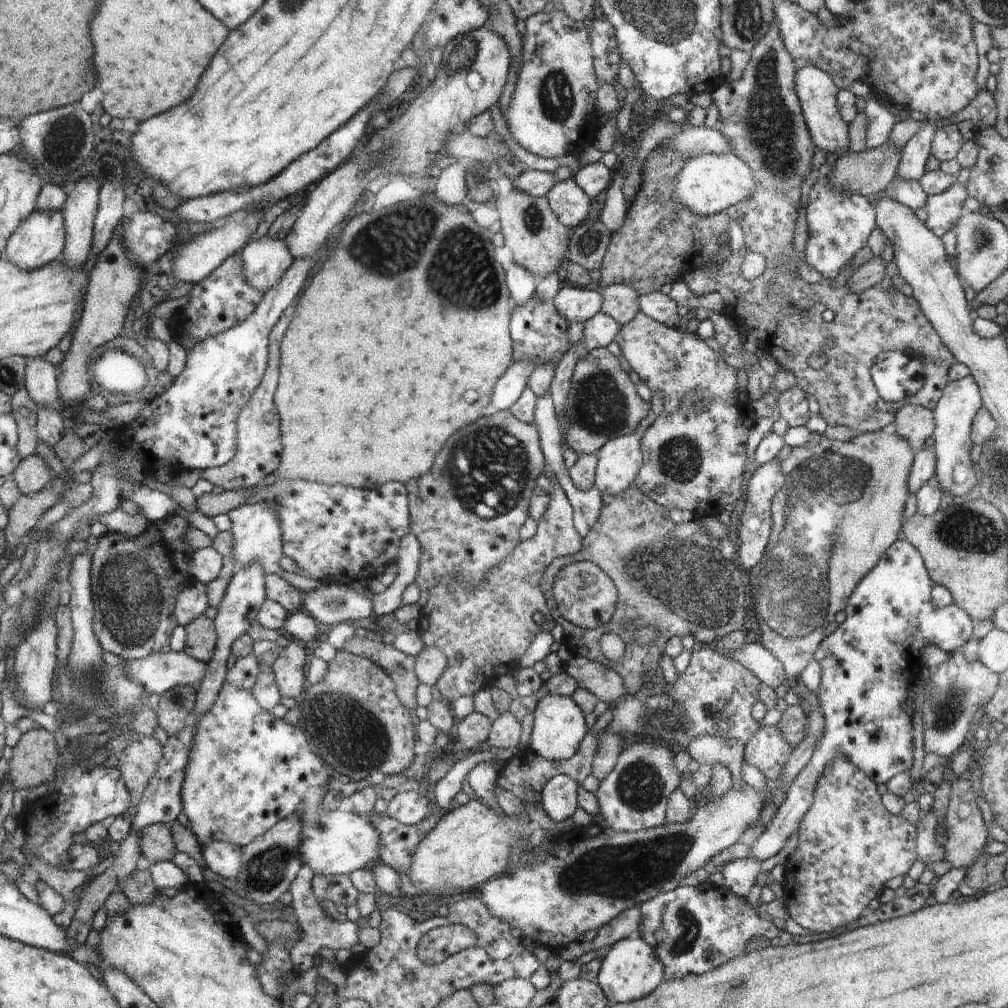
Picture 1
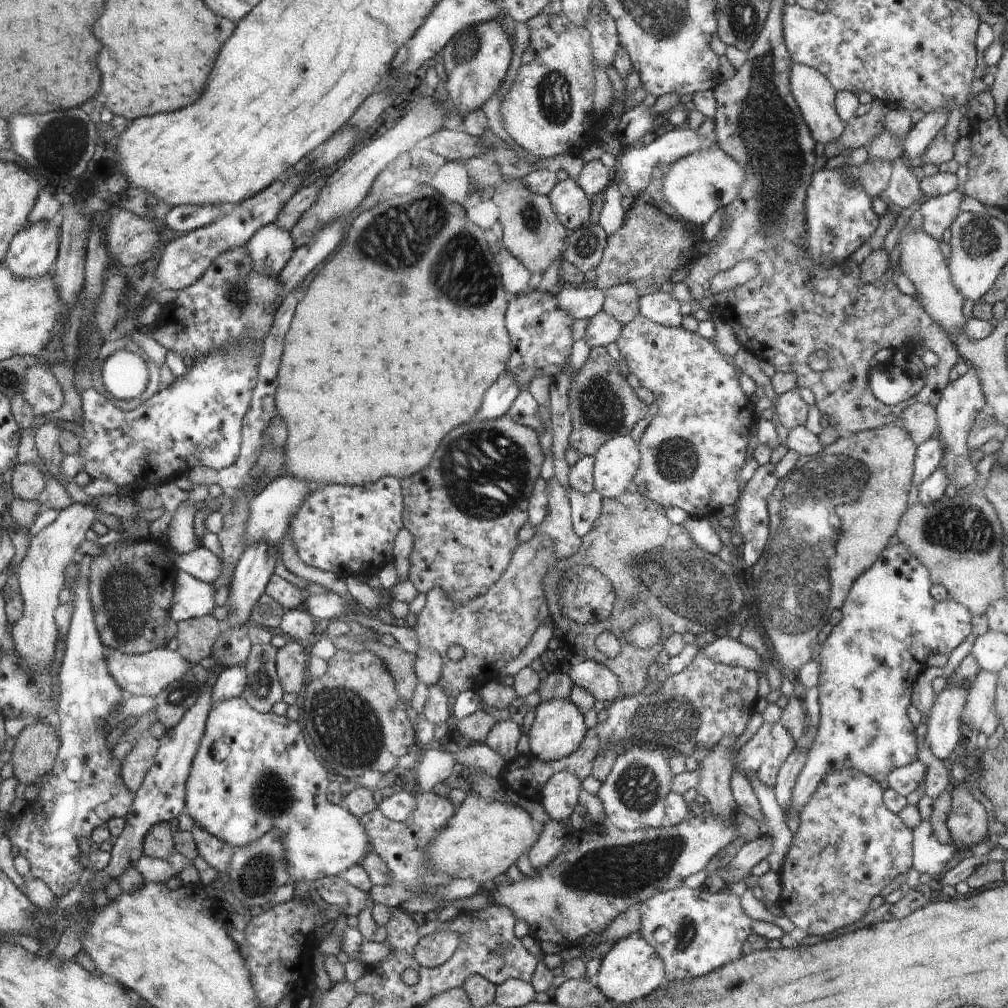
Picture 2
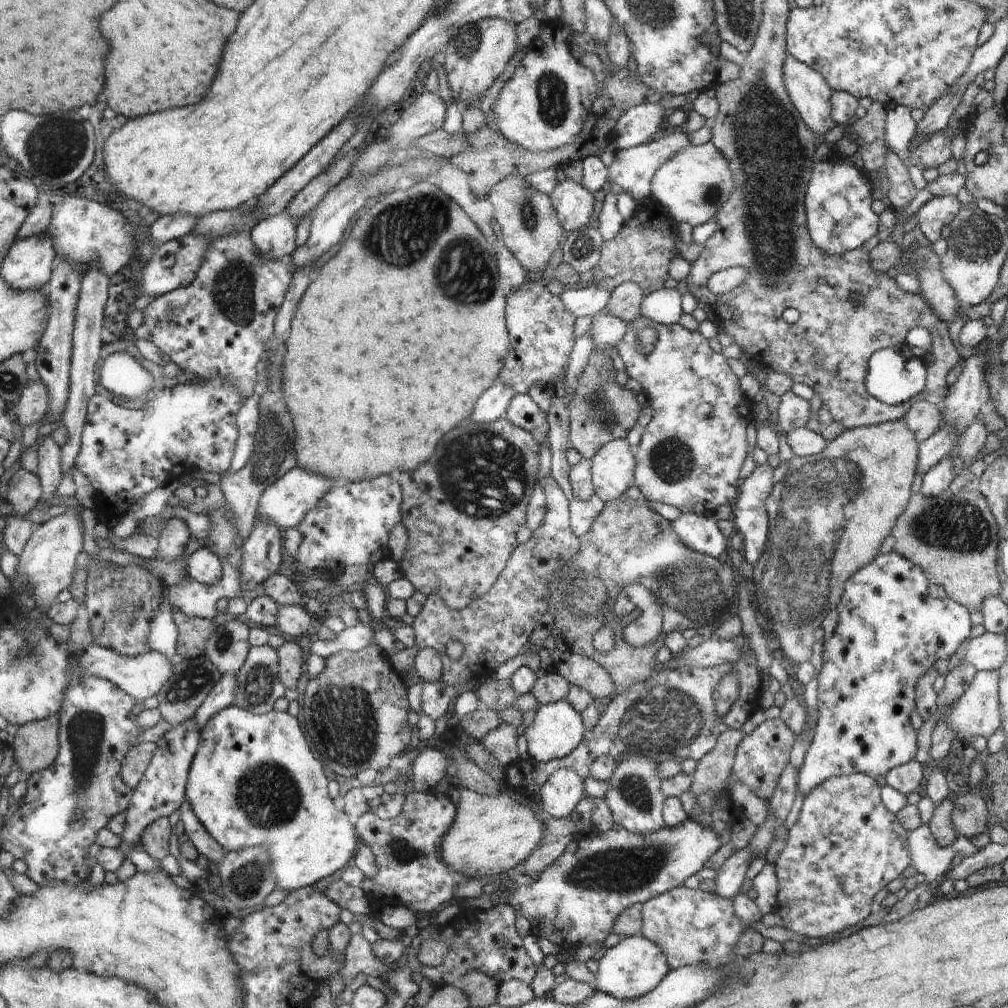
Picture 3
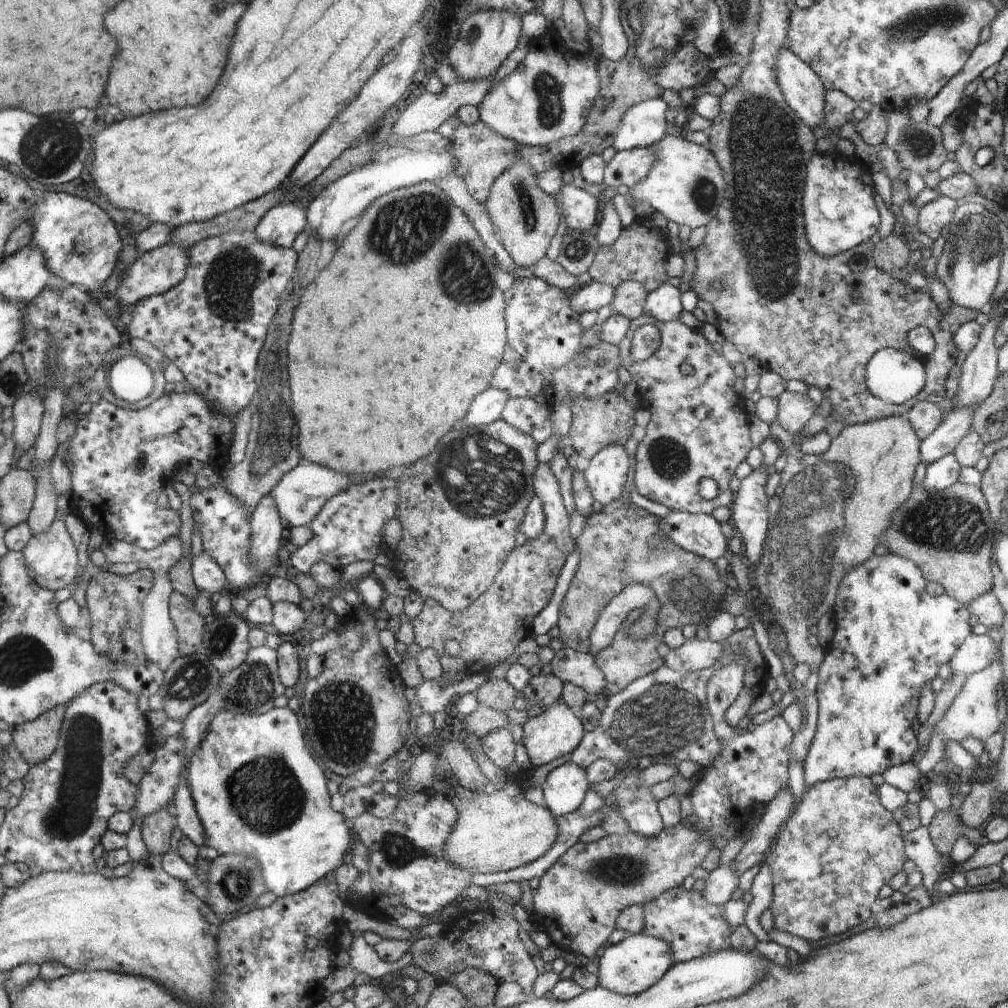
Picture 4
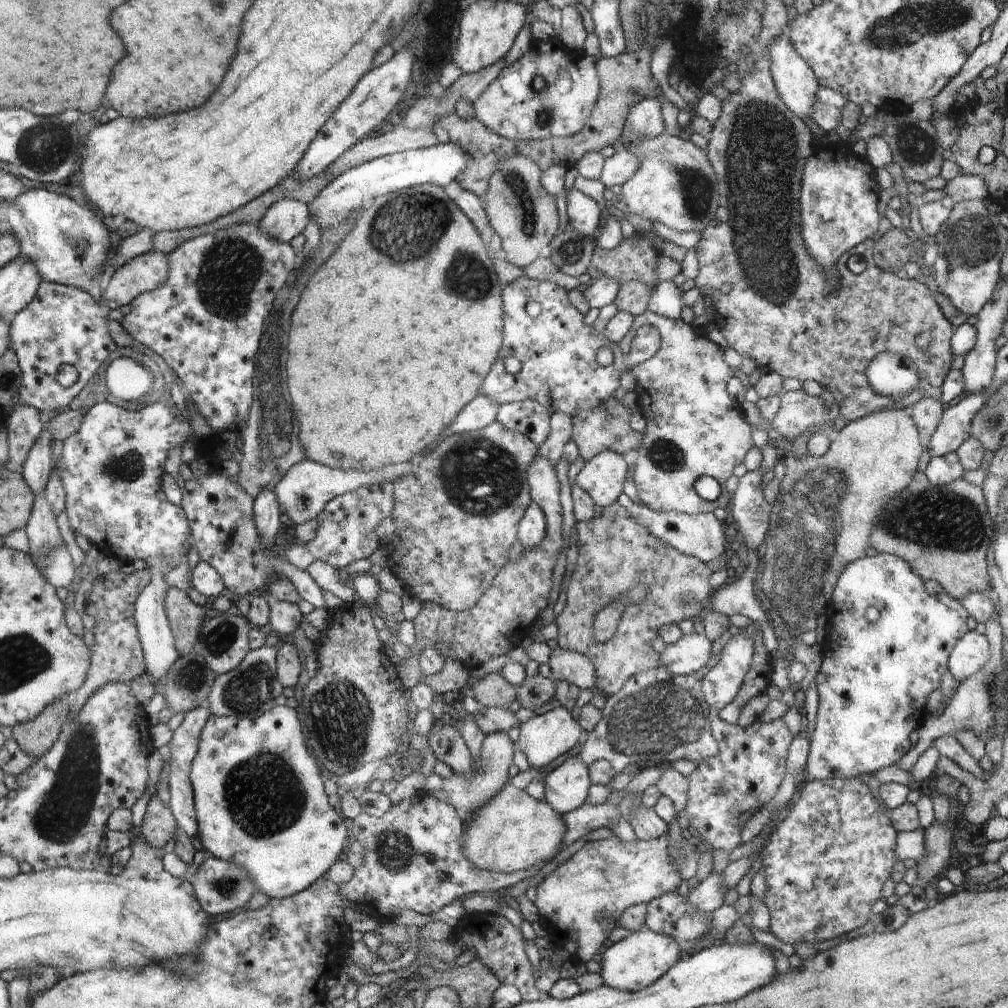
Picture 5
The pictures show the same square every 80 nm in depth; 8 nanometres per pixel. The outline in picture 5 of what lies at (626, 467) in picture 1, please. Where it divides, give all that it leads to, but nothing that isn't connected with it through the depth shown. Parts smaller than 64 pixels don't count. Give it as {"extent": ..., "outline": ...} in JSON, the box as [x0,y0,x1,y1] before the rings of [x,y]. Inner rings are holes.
{"extent":[575,450,626,509],"outline":[[[603,450],[594,459],[585,462],[575,483],[589,494],[595,504],[606,509],[622,495],[624,480],[626,462],[622,455],[613,450]]]}

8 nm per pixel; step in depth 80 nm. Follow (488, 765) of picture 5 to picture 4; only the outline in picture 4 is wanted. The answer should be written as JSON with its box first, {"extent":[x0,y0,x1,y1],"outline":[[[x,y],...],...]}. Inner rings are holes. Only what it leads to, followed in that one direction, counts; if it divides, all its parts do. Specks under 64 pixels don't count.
{"extent":[481,726,514,773],"outline":[[[511,726],[494,731],[481,738],[481,745],[489,764],[507,773],[508,766],[514,761],[514,738],[510,734]]]}

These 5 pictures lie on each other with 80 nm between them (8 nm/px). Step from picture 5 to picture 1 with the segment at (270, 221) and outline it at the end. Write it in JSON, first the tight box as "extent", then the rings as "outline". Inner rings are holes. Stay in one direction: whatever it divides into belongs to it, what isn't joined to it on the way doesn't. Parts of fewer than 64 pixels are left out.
{"extent":[240,236,293,293],"outline":[[[268,236],[248,242],[240,254],[247,283],[261,293],[276,287],[282,275],[293,266],[293,258],[286,243]]]}

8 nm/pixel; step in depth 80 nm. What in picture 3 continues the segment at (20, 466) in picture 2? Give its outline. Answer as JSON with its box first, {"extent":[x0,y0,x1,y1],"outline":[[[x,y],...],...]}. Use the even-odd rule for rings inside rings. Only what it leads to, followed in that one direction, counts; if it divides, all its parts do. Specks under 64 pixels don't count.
{"extent":[7,467,45,516],"outline":[[[21,467],[10,480],[7,498],[15,506],[18,516],[30,515],[45,493],[38,474]]]}

